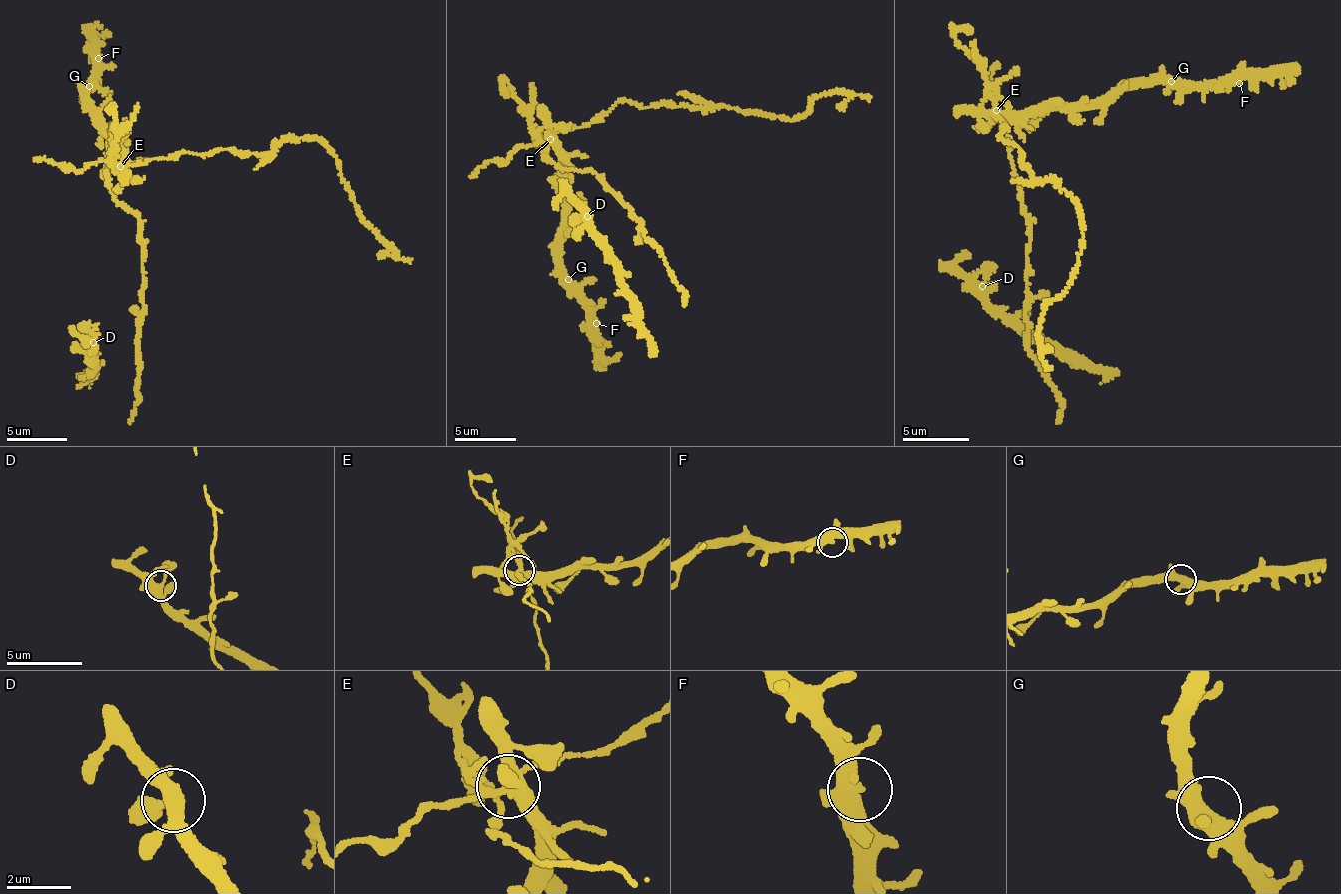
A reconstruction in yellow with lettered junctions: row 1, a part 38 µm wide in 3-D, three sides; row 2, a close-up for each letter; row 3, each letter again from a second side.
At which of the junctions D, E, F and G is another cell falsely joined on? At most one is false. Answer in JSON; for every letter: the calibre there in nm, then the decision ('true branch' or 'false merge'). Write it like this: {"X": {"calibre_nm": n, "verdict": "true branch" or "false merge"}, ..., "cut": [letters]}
{"D": {"calibre_nm": 400, "verdict": "true branch"}, "E": {"calibre_nm": 440, "verdict": "false merge"}, "F": {"calibre_nm": 400, "verdict": "true branch"}, "G": {"calibre_nm": 440, "verdict": "true branch"}, "cut": ["E"]}

